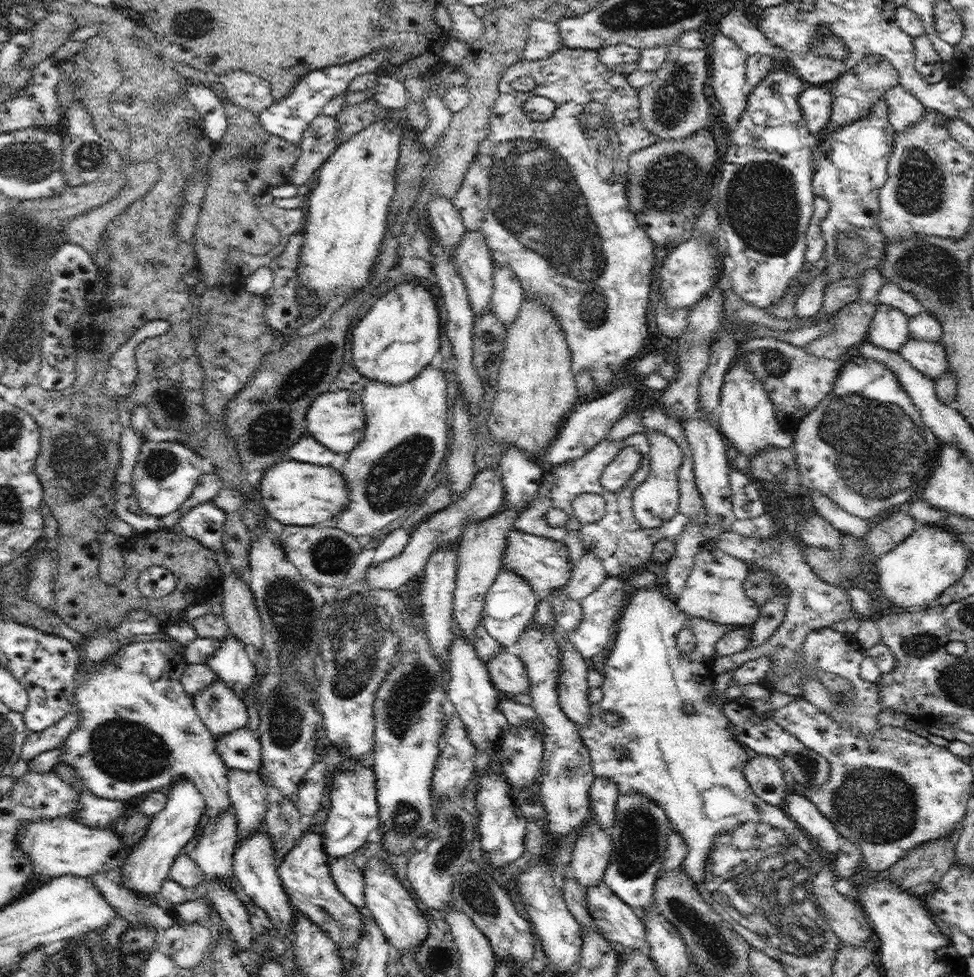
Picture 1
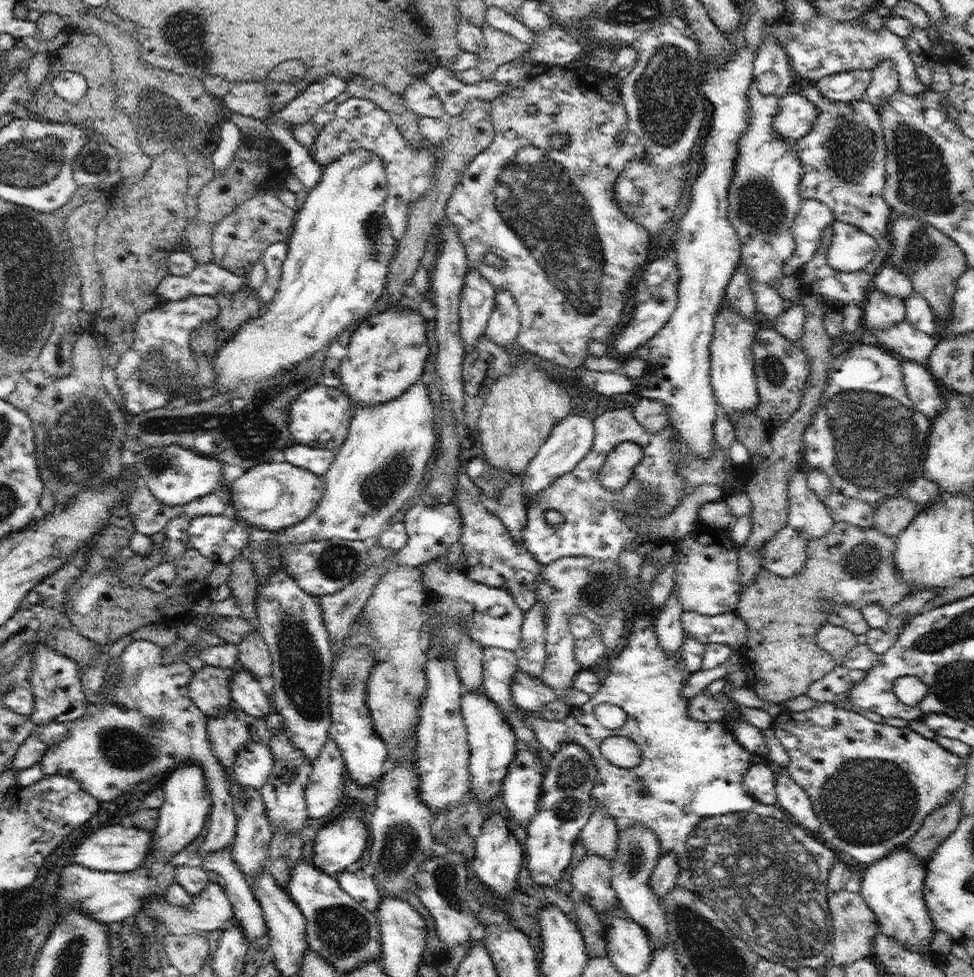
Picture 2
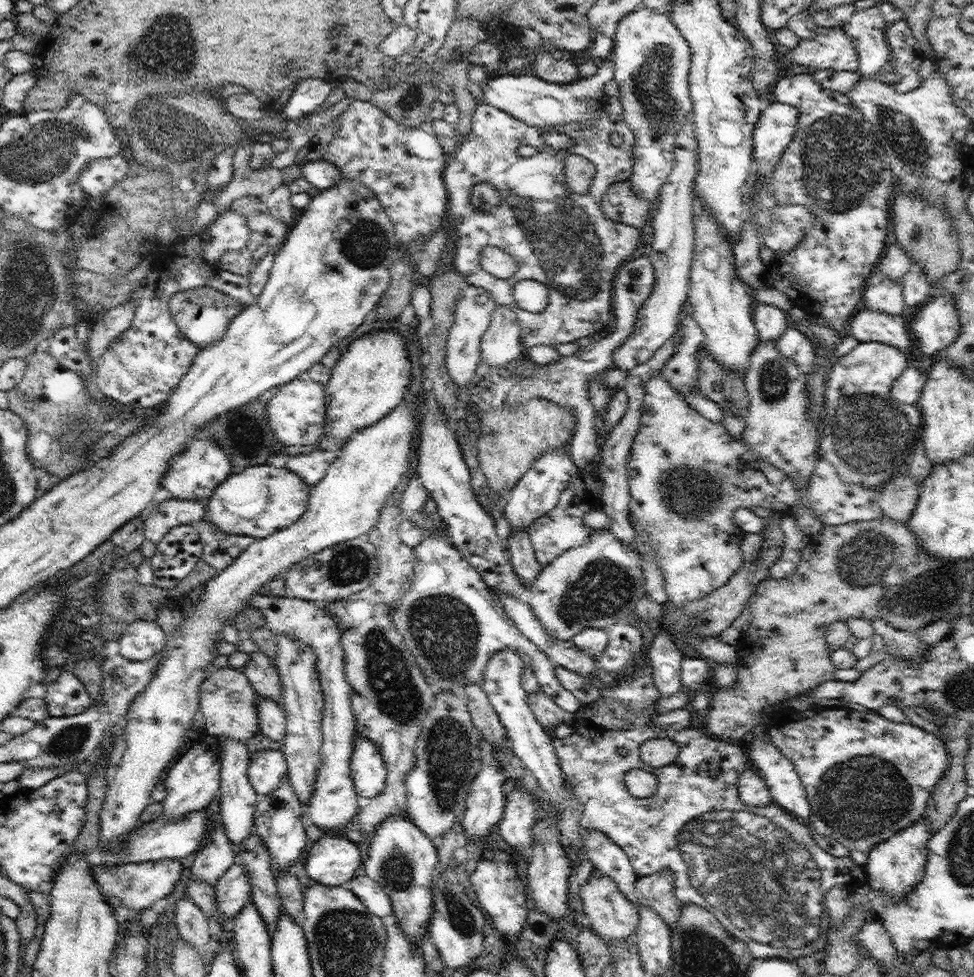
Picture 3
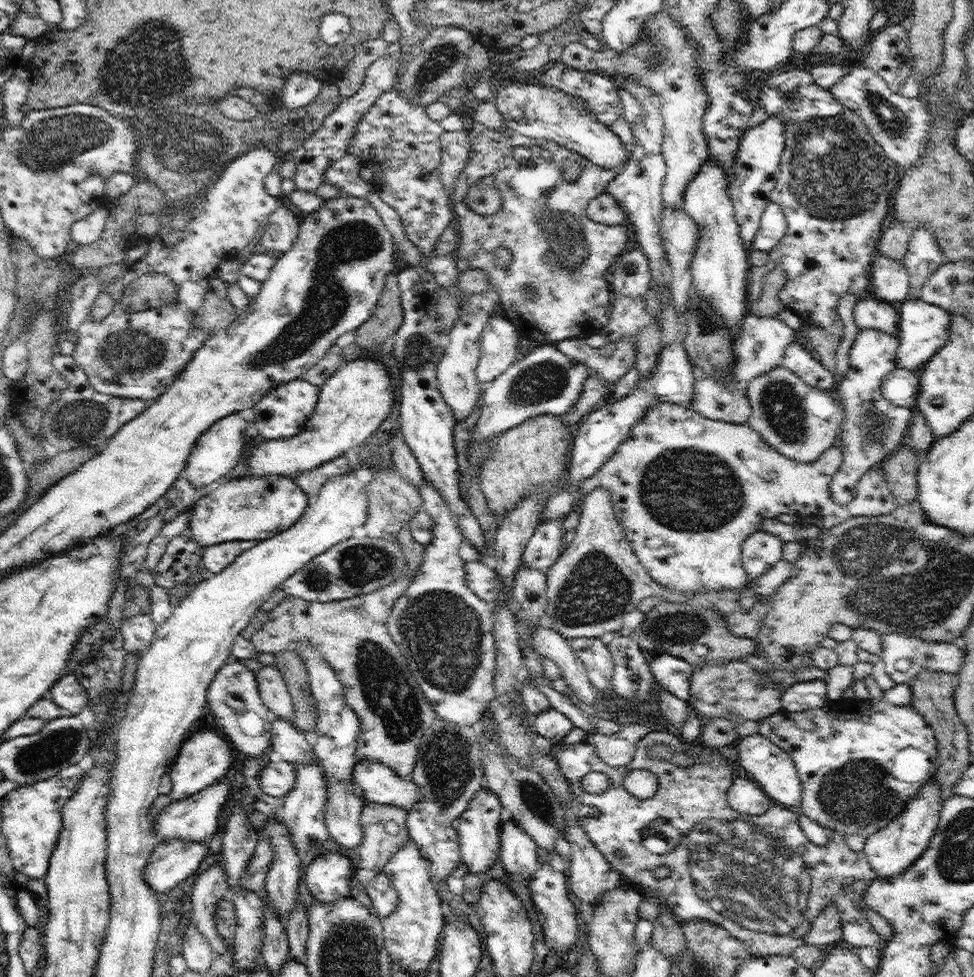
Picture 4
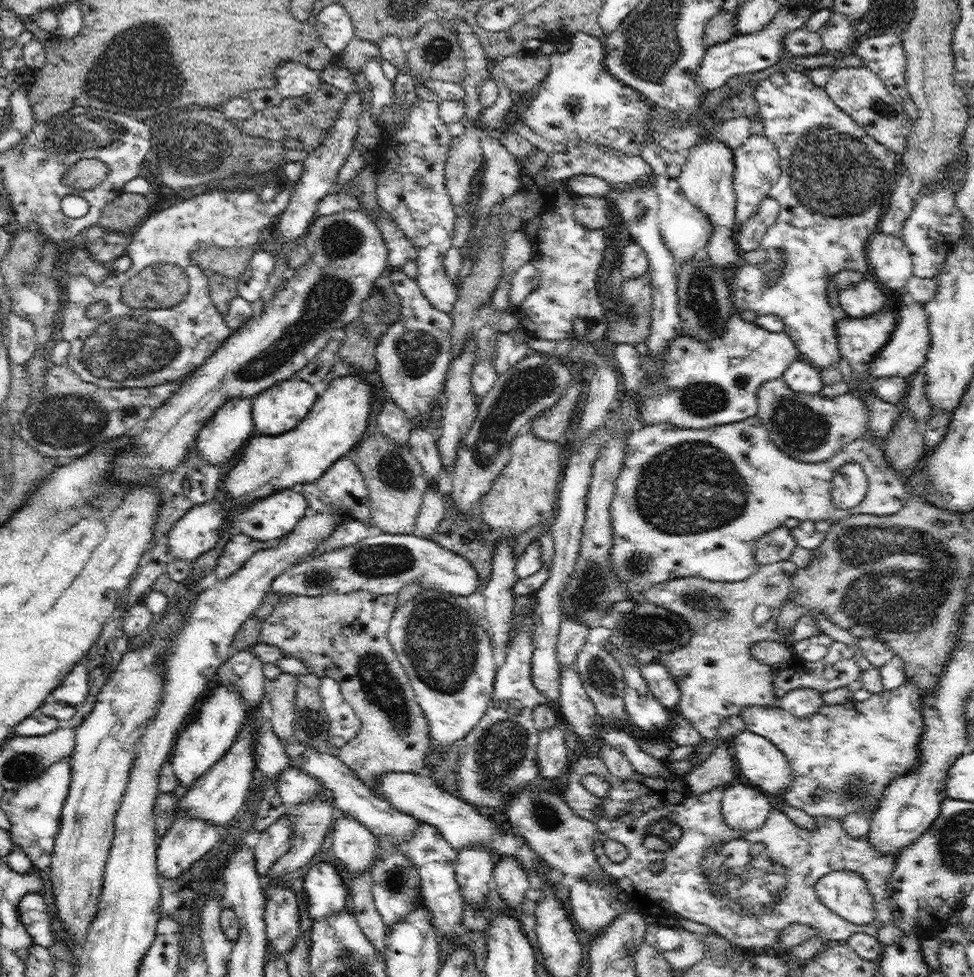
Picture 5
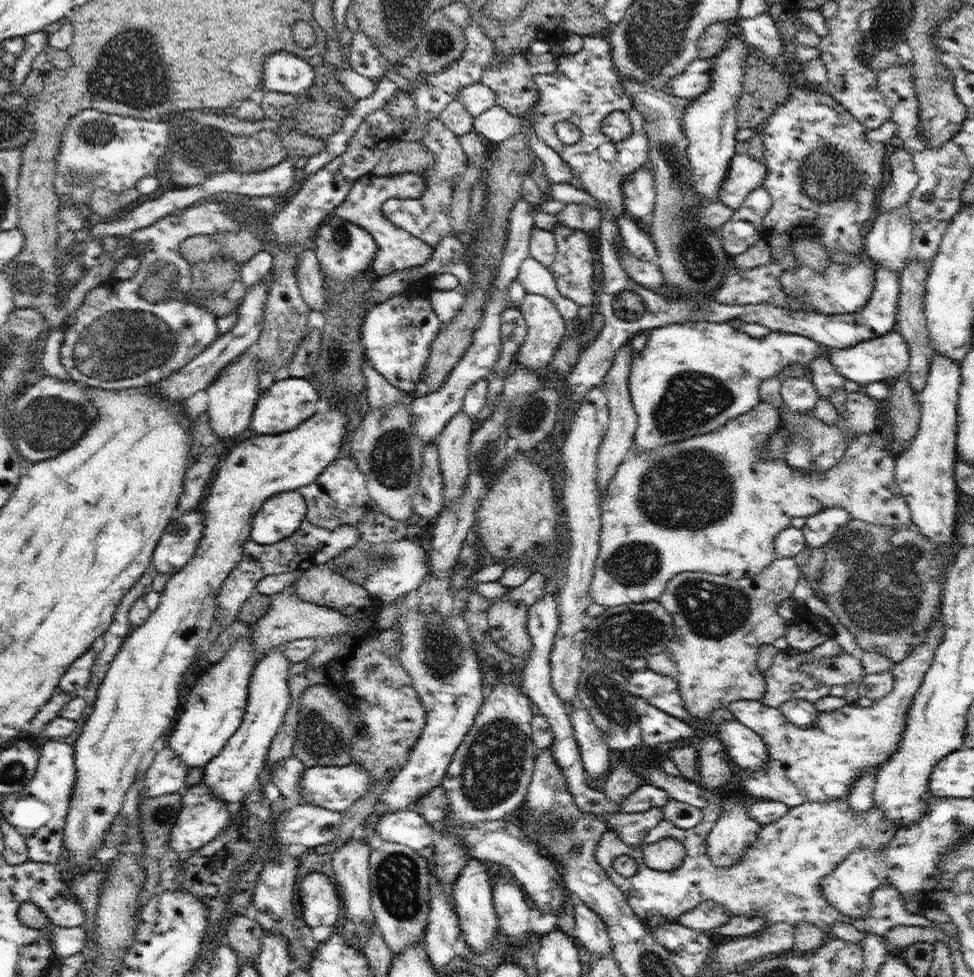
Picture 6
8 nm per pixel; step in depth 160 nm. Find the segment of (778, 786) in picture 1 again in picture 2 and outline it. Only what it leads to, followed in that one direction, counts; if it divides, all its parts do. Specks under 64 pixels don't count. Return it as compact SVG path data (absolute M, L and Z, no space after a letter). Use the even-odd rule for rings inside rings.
M755 761L744 775L744 788L754 797L754 800L762 802L762 807L778 804L776 784L774 784L776 769L769 761Z

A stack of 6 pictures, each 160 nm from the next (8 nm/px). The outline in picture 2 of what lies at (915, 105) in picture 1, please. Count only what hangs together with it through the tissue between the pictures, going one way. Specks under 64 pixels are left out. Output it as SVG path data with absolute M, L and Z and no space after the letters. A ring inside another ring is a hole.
M891 60L879 62L871 71L873 77L870 86L867 86L861 100L874 106L883 106L883 102L887 102L887 98L899 90L899 74Z

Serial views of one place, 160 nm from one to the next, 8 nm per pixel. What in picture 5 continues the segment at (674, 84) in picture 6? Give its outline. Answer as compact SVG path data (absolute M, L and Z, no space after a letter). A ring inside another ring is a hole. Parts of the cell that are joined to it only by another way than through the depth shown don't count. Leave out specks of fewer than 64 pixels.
M789 1L782 2L772 22L758 34L734 35L730 40L707 47L706 54L697 72L697 81L707 90L712 91L727 84L727 80L744 72L760 72L777 64L786 53L784 39L792 31L802 29L813 12L809 5Z

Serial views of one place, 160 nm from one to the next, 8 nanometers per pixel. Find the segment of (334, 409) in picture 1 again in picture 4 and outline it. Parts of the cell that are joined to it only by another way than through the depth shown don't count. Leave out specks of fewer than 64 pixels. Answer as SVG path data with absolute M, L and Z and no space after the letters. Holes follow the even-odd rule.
M302 378L284 382L269 390L253 407L254 423L251 427L257 438L276 440L296 436L313 414L319 399L319 388Z

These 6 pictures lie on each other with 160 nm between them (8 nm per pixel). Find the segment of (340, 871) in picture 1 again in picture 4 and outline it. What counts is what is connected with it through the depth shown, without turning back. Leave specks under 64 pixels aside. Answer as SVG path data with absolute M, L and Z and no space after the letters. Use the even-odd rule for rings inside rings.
M380 872L371 878L365 886L365 892L372 908L381 920L396 910L398 893L385 872Z

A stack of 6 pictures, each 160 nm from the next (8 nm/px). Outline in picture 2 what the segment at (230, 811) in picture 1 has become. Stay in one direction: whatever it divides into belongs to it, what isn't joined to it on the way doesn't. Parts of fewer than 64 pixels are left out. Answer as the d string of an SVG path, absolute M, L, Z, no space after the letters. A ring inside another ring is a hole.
M231 848L208 853L203 858L203 861L200 861L199 863L206 871L209 882L219 884L222 887L222 890L226 893L226 896L232 905L232 910L235 916L234 920L236 920L238 925L242 927L244 936L249 942L249 948L256 948L258 946L258 938L262 935L268 935L267 926L260 903L253 897L254 893L252 892L250 885L246 882L245 876L242 874L240 867L235 863Z

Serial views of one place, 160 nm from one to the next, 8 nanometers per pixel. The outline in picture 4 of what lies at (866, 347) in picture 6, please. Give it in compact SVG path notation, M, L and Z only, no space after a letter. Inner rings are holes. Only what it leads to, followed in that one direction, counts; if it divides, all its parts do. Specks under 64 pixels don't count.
M911 296L902 303L899 311L897 337L900 343L896 353L896 364L898 364L898 369L919 372L925 363L948 342L951 314L942 307L928 304L915 296Z

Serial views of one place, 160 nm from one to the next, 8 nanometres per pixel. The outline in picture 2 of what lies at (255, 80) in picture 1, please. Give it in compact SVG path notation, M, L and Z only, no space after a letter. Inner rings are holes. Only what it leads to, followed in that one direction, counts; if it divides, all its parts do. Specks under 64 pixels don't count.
M256 81L234 84L226 96L222 97L222 107L244 116L267 121L272 112L266 87L262 82Z

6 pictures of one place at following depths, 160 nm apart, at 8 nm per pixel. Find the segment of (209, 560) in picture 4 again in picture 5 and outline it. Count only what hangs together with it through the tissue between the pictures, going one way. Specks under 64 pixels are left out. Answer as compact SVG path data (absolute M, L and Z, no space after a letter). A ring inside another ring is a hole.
M236 530L236 534L232 534L232 532L228 532L228 534L230 534L230 540L226 542L226 546L224 546L224 550L222 550L222 554L220 554L218 563L215 566L218 581L226 580L233 572L240 570L247 558L252 557L254 552L274 548L285 539L283 537L282 539L262 542L254 540L245 534L238 534L238 530Z

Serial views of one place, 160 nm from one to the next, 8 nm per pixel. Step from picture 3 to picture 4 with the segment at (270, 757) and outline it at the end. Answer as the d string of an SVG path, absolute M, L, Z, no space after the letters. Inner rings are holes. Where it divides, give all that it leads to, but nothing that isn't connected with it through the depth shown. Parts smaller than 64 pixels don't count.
M283 761L277 765L269 763L260 775L258 775L258 781L260 781L260 788L270 796L274 796L282 800L288 791L296 782L296 766Z

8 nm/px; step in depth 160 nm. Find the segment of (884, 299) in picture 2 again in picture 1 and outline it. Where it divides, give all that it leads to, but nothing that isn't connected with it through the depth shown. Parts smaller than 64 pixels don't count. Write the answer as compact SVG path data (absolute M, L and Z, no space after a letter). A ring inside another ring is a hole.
M879 303L868 328L868 342L899 352L909 339L909 316L892 306Z

